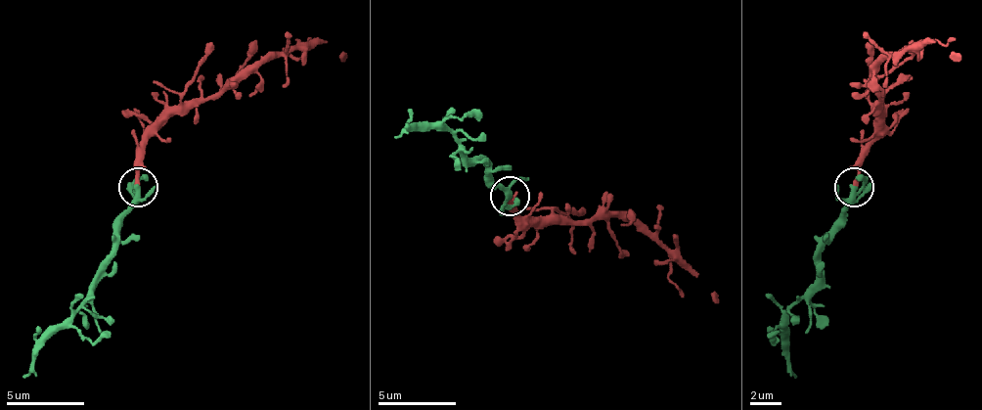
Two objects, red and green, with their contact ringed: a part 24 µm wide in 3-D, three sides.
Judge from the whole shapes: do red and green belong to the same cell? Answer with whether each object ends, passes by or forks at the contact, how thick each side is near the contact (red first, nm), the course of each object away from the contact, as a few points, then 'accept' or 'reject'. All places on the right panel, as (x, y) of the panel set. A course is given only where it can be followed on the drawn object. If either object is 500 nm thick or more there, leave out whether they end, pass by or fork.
red ends | green forks | 280/260 nm | red via (855, 186), (863, 151), (878, 127), (874, 72), (890, 57), (937, 41), (949, 57), (960, 53) | green via (855, 186), (855, 202), (820, 256), (820, 280), (788, 311), (788, 366), (796, 378) | accept

